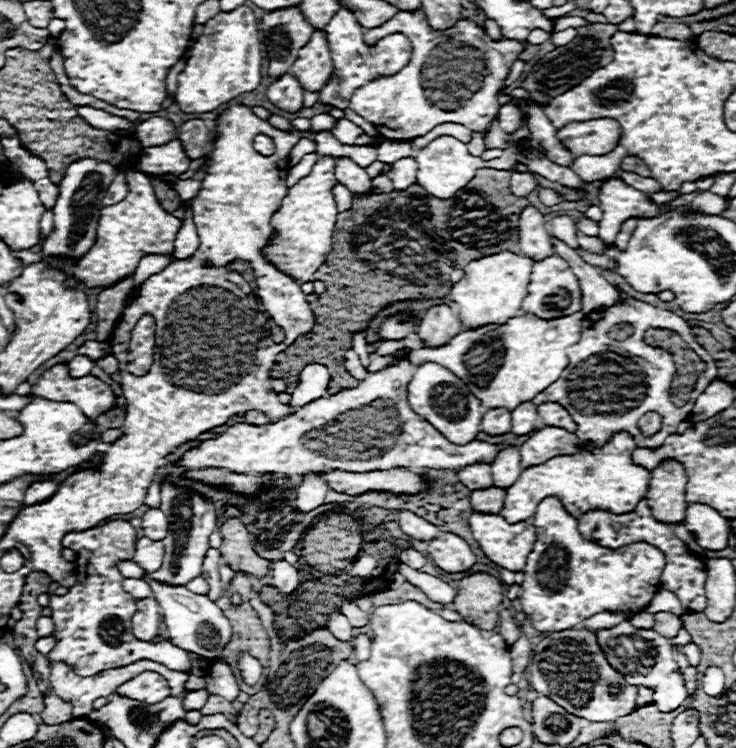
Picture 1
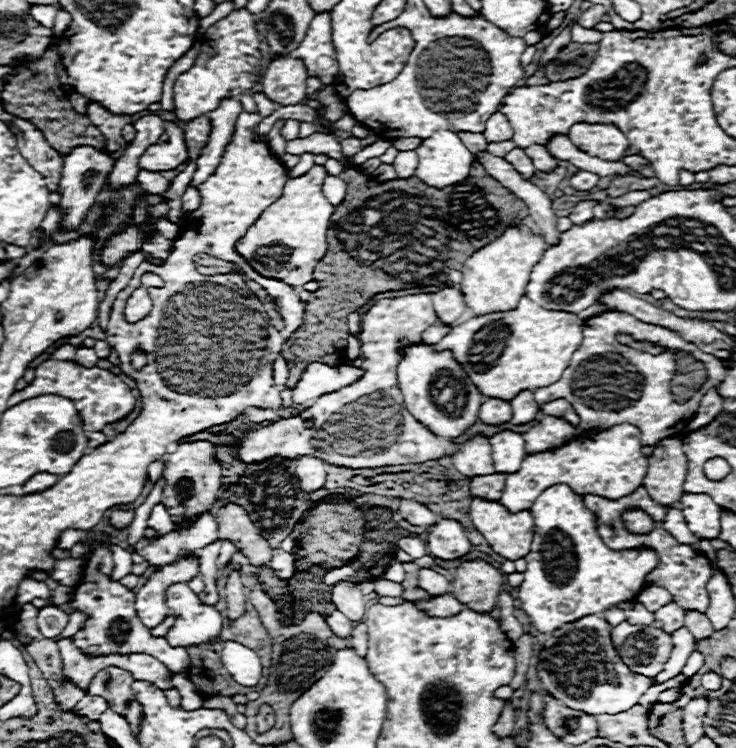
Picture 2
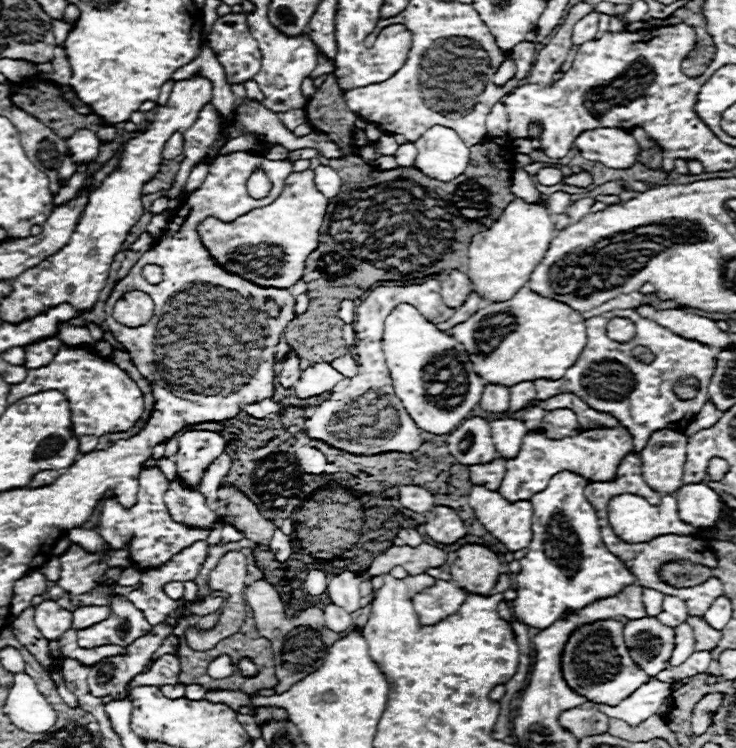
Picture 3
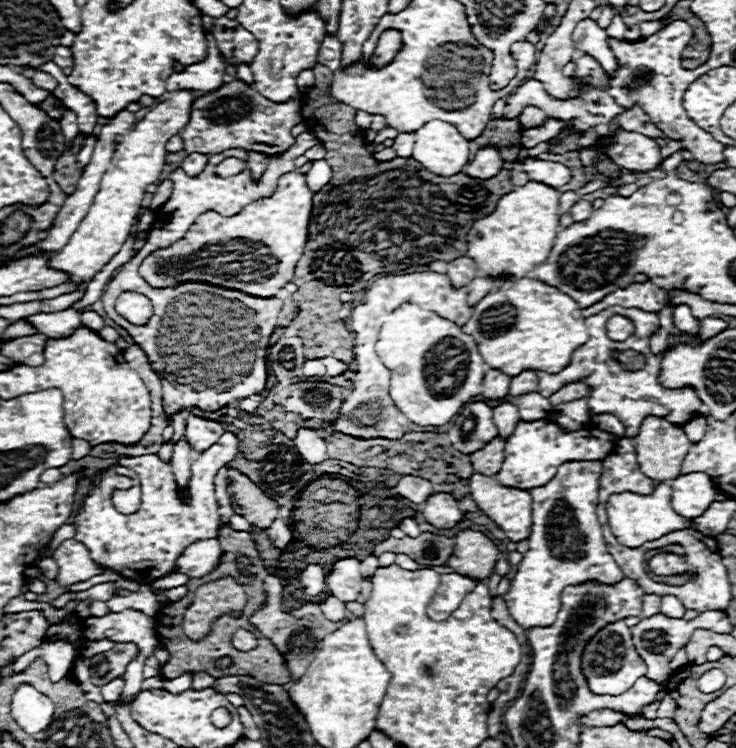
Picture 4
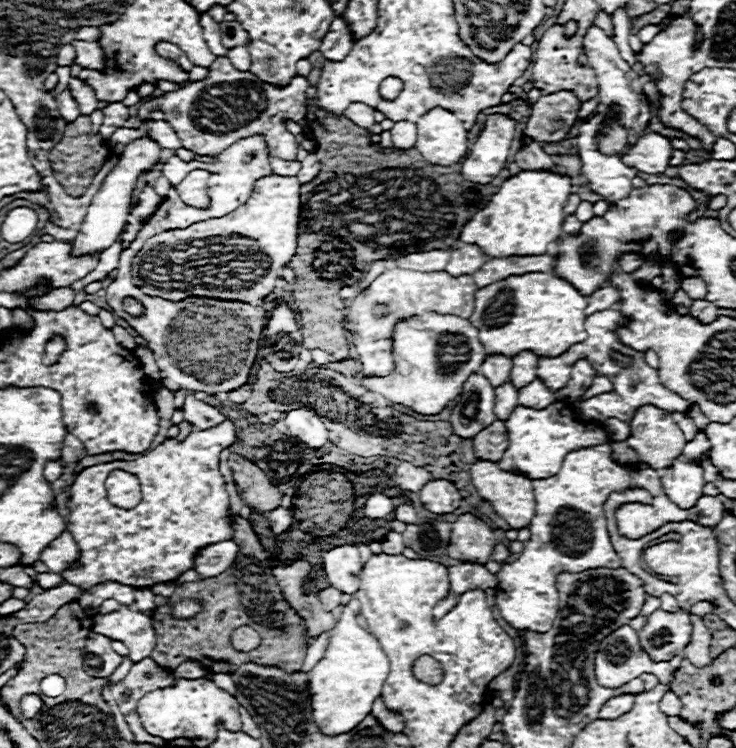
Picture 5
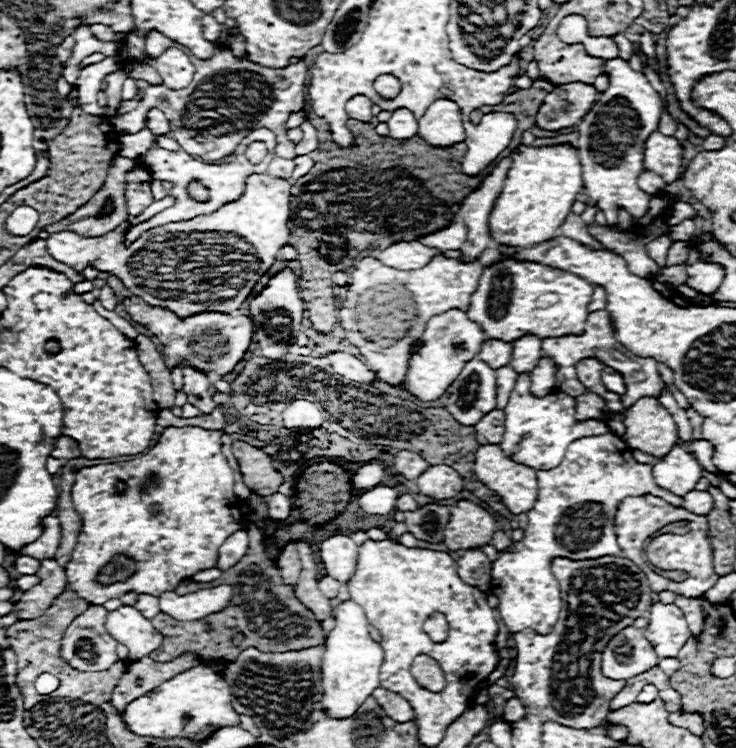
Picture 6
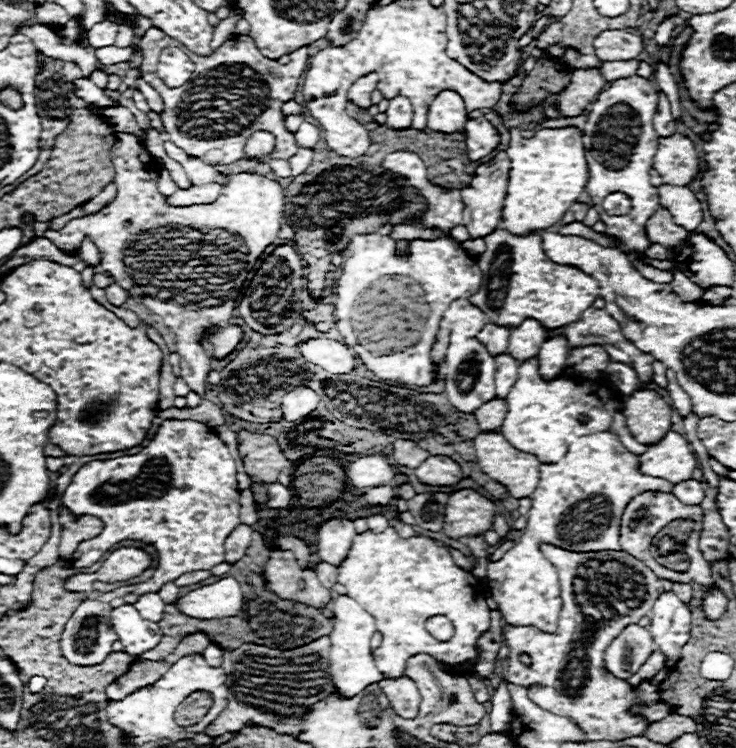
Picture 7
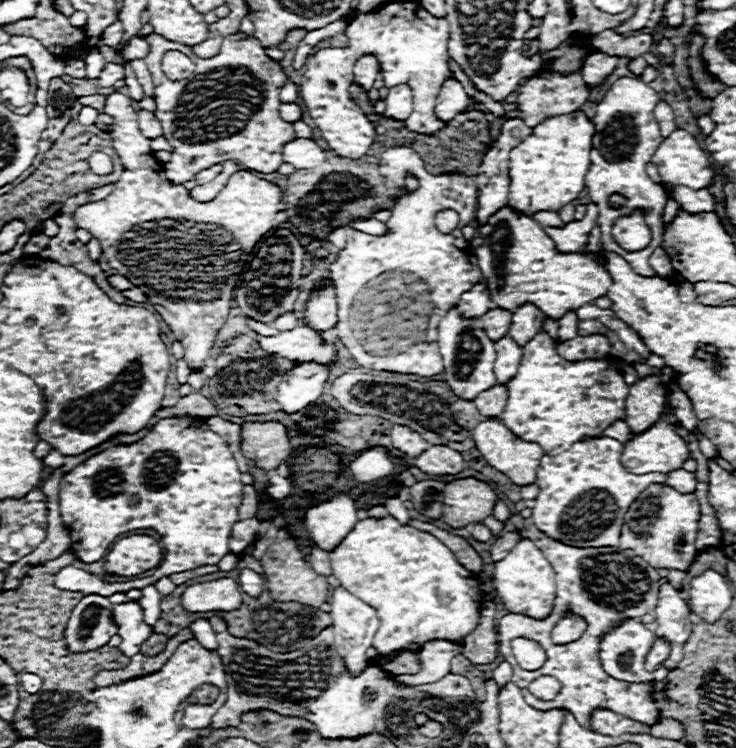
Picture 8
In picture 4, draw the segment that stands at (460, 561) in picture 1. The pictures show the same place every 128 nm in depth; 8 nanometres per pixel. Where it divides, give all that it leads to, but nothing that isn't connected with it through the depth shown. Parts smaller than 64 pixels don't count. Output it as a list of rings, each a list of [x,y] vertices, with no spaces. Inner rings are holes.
[[[432,494],[424,502],[422,516],[428,524],[432,524],[438,530],[450,530],[462,520],[462,512],[456,506],[456,500],[450,494]]]

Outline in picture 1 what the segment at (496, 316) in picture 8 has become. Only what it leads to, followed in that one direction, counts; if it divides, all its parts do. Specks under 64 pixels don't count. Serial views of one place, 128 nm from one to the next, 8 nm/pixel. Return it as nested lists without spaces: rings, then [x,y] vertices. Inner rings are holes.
[[[504,408],[488,410],[482,420],[482,432],[490,434],[490,436],[508,434],[510,432],[510,412],[506,412]]]

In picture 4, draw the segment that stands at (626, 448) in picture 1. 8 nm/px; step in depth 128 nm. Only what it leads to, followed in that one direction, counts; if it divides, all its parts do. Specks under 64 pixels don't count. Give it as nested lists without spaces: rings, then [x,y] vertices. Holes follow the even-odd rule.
[[[544,418],[538,422],[520,420],[514,434],[506,440],[504,464],[500,472],[496,474],[496,480],[508,488],[532,490],[550,482],[552,476],[556,474],[556,468],[562,466],[564,462],[584,462],[584,460],[602,462],[606,456],[612,454],[618,440],[620,436],[610,432],[604,432],[604,440],[598,440],[598,434],[594,428],[586,428],[578,432],[562,432],[558,424],[554,424],[550,418]]]

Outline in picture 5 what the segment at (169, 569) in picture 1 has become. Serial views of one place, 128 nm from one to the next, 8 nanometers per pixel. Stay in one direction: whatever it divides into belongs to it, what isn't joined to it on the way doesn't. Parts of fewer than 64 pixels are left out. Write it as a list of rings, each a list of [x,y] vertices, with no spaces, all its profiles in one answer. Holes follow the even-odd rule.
[[[188,392],[184,404],[184,420],[188,420],[196,430],[208,430],[222,424],[226,418],[216,408],[194,400],[194,392]]]

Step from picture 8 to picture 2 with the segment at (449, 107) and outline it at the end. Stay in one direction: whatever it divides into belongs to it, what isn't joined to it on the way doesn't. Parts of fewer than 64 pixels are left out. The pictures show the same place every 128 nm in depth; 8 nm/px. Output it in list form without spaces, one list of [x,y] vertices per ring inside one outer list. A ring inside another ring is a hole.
[[[450,130],[434,132],[416,148],[416,154],[416,176],[432,188],[446,188],[466,180],[470,176],[472,162],[476,160],[476,156]]]

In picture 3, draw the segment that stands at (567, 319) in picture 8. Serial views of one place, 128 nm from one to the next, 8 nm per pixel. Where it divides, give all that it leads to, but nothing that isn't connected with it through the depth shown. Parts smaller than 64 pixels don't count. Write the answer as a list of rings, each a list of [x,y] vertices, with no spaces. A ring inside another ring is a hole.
[[[530,406],[530,408],[526,408],[526,410],[522,412],[522,422],[526,424],[528,430],[536,430],[538,424],[542,422],[544,414],[546,414],[546,410],[542,410],[540,406]]]

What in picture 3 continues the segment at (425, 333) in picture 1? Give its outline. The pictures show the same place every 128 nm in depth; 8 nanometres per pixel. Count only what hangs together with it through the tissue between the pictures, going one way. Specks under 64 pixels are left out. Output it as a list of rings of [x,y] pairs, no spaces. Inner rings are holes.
[[[452,270],[452,274],[448,274],[440,286],[440,296],[448,308],[462,306],[466,302],[466,298],[470,296],[470,292],[472,292],[472,288],[470,288],[468,276],[458,270]]]

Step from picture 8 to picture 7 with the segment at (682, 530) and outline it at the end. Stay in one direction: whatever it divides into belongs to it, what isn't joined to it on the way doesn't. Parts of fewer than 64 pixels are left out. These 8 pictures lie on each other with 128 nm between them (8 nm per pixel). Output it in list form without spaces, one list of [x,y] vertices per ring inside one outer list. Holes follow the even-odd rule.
[[[650,492],[650,494],[640,494],[636,498],[632,498],[622,514],[620,520],[620,548],[624,552],[628,552],[630,556],[636,556],[638,560],[642,560],[658,578],[670,580],[670,582],[682,582],[682,584],[690,584],[692,580],[696,584],[708,584],[710,580],[710,564],[692,564],[688,572],[674,572],[668,570],[664,566],[660,566],[654,556],[650,556],[650,546],[652,546],[652,538],[656,536],[656,532],[660,532],[668,522],[676,520],[676,518],[684,518],[684,520],[702,520],[702,508],[700,506],[686,506],[682,504],[674,494],[658,494],[658,492]]]

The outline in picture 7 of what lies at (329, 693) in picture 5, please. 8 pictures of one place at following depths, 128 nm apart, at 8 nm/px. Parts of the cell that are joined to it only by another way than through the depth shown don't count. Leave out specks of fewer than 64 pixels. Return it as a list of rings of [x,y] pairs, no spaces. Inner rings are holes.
[[[338,596],[332,604],[332,614],[334,614],[332,616],[334,630],[330,634],[332,648],[330,648],[330,656],[328,656],[328,664],[330,664],[328,674],[330,674],[336,690],[340,692],[340,696],[352,698],[352,696],[360,694],[366,686],[382,680],[382,674],[378,672],[372,650],[370,650],[370,638],[376,632],[376,624],[374,624],[374,618],[350,596]]]

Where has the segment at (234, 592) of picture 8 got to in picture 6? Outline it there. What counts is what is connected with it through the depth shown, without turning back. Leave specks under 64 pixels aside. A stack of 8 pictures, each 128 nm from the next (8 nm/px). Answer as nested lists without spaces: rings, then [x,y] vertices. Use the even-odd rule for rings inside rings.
[[[222,584],[218,588],[203,589],[178,596],[176,592],[164,592],[158,596],[160,612],[174,620],[200,620],[202,616],[220,612],[232,598],[232,588]]]

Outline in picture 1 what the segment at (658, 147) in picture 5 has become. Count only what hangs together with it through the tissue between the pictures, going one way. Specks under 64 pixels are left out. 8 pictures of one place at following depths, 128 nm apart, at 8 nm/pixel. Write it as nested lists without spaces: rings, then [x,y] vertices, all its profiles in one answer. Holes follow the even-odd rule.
[[[598,118],[588,122],[570,122],[556,130],[558,140],[574,154],[602,156],[614,148],[620,136],[620,126],[612,118]]]

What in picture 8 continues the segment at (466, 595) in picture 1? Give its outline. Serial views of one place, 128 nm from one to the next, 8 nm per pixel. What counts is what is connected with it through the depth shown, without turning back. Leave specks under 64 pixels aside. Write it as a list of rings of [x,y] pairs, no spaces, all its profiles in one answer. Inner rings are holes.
[[[462,478],[448,482],[444,488],[444,522],[452,528],[478,524],[492,514],[496,504],[494,490],[476,478]]]

